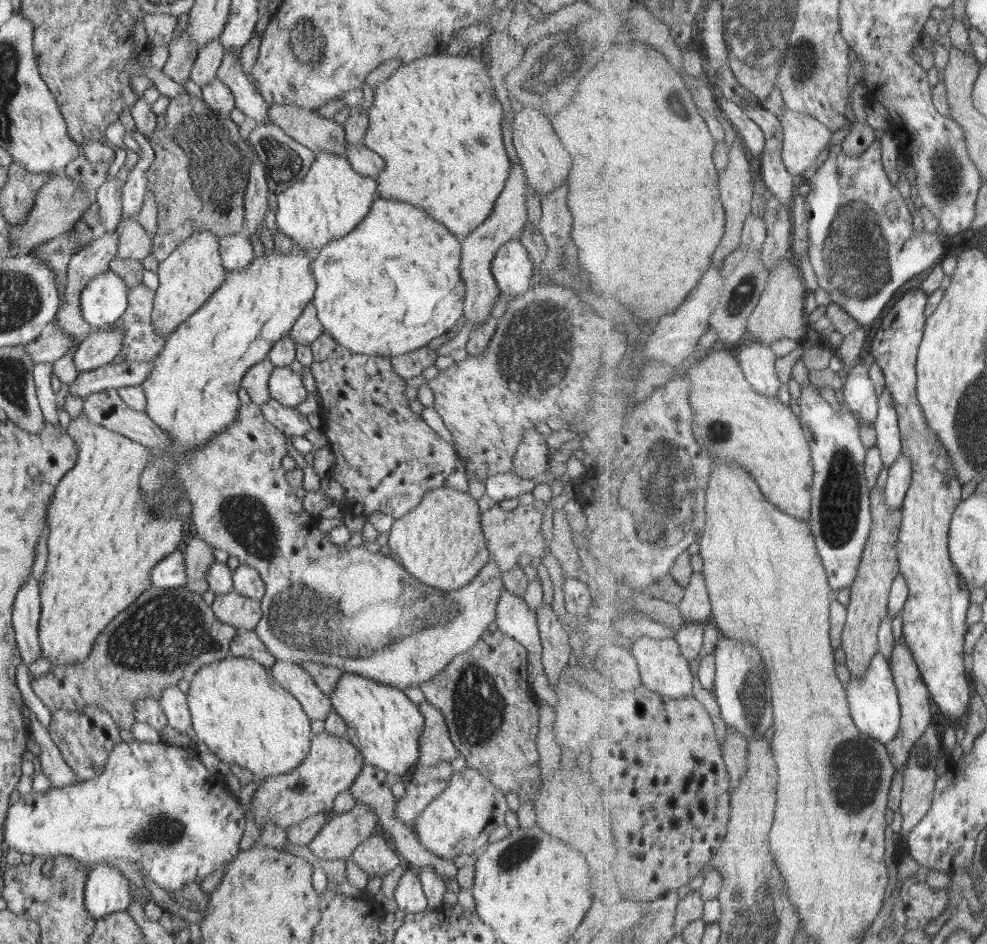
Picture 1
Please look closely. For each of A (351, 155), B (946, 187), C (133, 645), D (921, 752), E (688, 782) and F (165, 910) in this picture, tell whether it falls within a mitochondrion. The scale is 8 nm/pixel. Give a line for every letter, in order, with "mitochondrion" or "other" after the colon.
A: other
B: mitochondrion
C: mitochondrion
D: mitochondrion
E: other
F: other

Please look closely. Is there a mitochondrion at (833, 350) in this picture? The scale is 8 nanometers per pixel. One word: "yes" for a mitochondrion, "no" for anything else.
no

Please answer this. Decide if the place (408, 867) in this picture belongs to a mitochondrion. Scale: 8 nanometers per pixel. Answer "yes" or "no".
no

